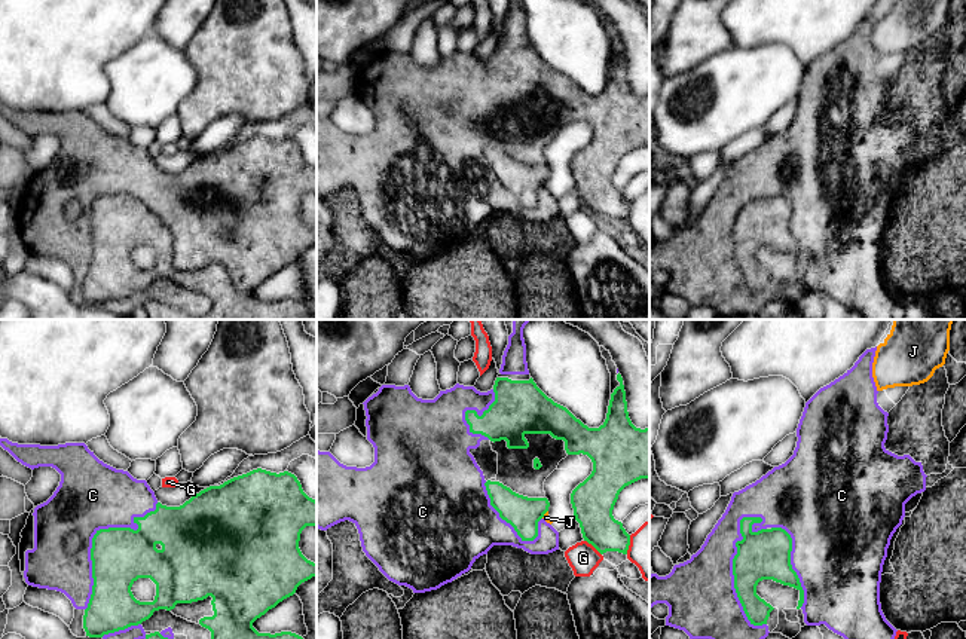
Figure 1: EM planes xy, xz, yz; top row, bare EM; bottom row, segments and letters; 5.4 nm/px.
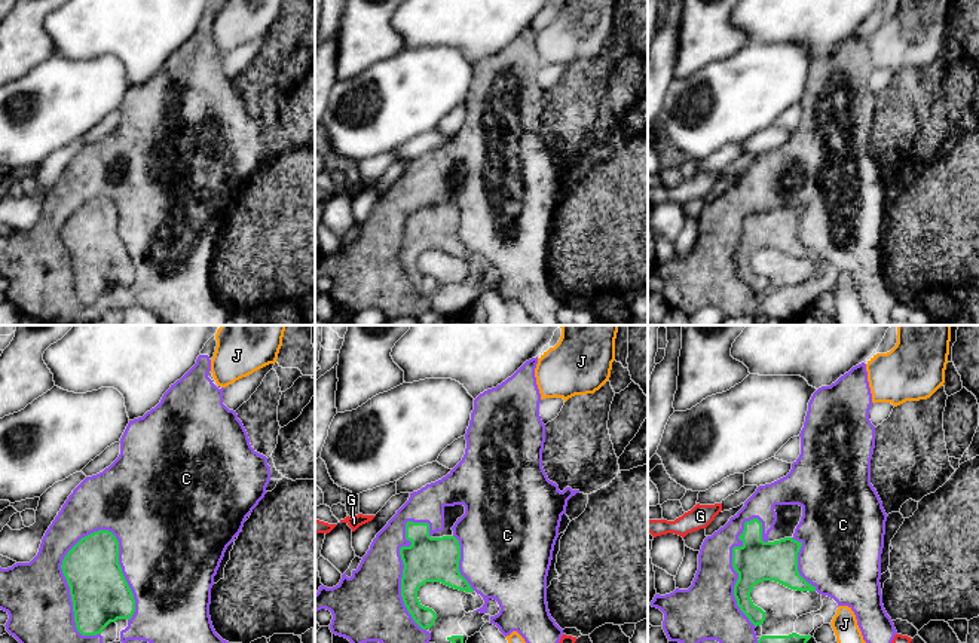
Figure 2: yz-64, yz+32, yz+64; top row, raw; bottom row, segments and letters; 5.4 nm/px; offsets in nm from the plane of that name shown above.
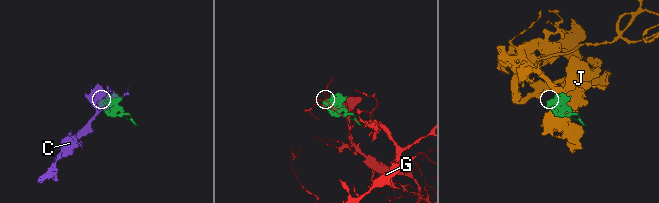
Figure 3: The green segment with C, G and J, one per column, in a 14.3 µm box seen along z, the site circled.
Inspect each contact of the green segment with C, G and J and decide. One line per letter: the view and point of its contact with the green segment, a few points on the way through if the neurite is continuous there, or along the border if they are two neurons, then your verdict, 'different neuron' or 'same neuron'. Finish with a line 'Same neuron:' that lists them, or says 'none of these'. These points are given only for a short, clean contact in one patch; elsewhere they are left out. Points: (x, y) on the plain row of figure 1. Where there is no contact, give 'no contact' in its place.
C: yz (733, 241) | same neuron
G: xz (593, 213) | different neuron
J: xz (544, 180) | different neuron
Same neuron: C

